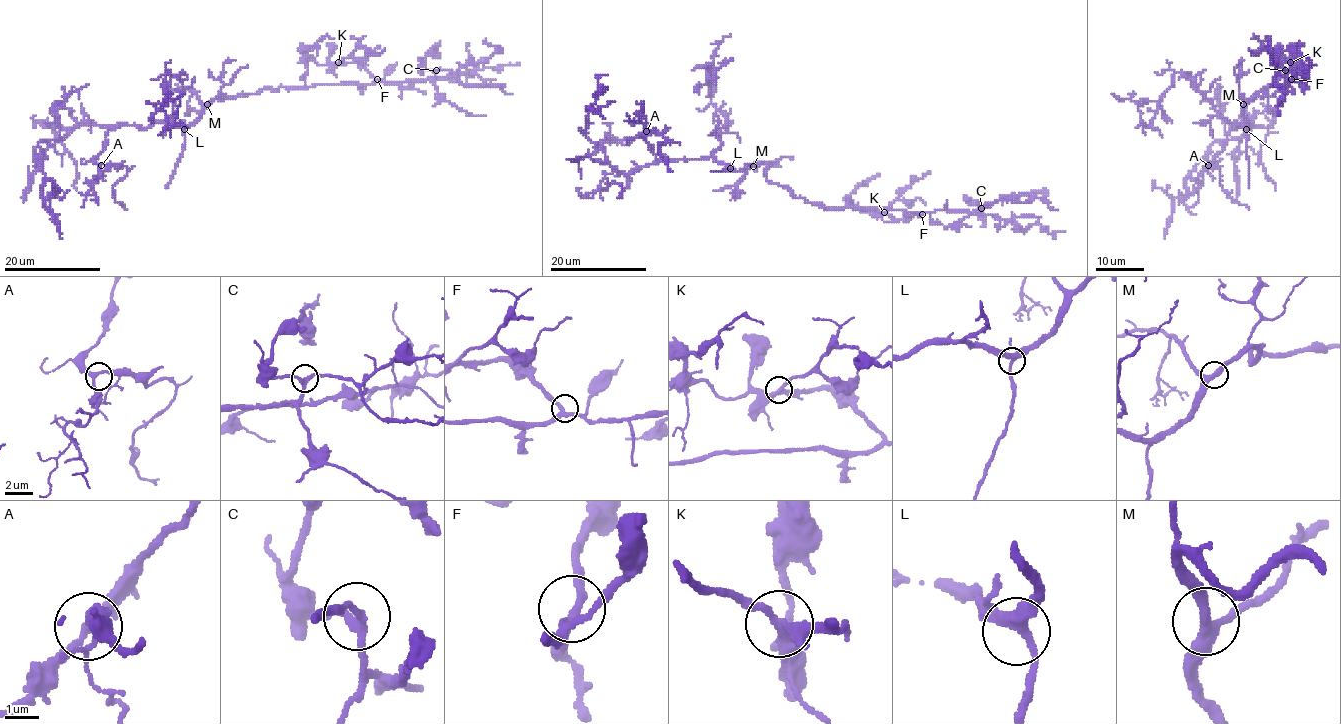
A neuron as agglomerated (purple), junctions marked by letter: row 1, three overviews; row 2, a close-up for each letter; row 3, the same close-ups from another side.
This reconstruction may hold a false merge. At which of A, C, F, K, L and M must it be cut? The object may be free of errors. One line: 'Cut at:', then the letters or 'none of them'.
Cut at: none of them

